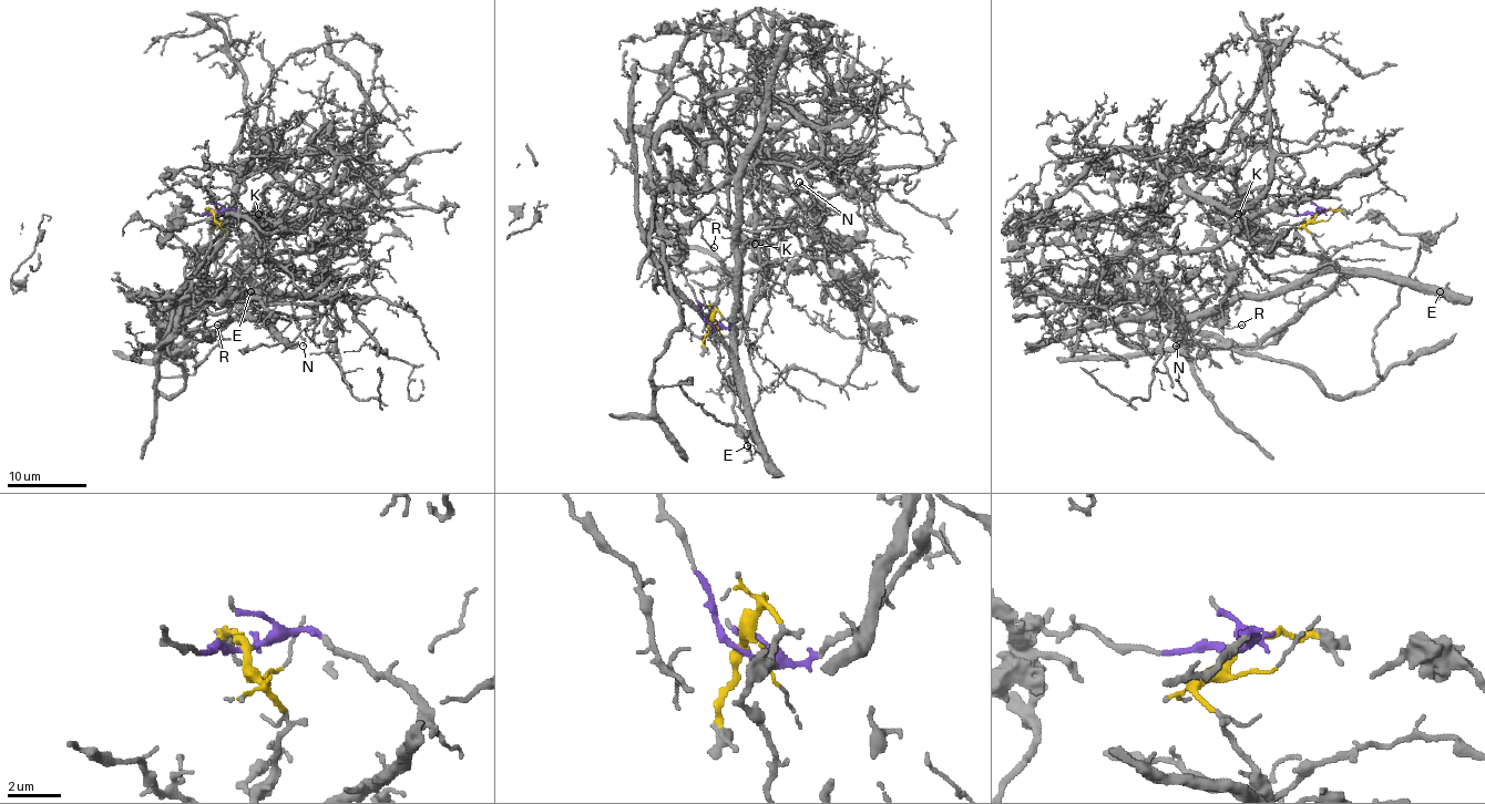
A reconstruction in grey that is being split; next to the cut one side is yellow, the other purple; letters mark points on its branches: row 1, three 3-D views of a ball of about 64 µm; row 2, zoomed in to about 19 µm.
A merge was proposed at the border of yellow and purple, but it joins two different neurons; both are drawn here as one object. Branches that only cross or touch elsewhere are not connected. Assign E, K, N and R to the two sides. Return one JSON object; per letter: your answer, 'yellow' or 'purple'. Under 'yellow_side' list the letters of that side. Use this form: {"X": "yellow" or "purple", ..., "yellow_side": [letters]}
{"E": "yellow", "K": "purple", "N": "purple", "R": "purple", "yellow_side": ["E"]}

